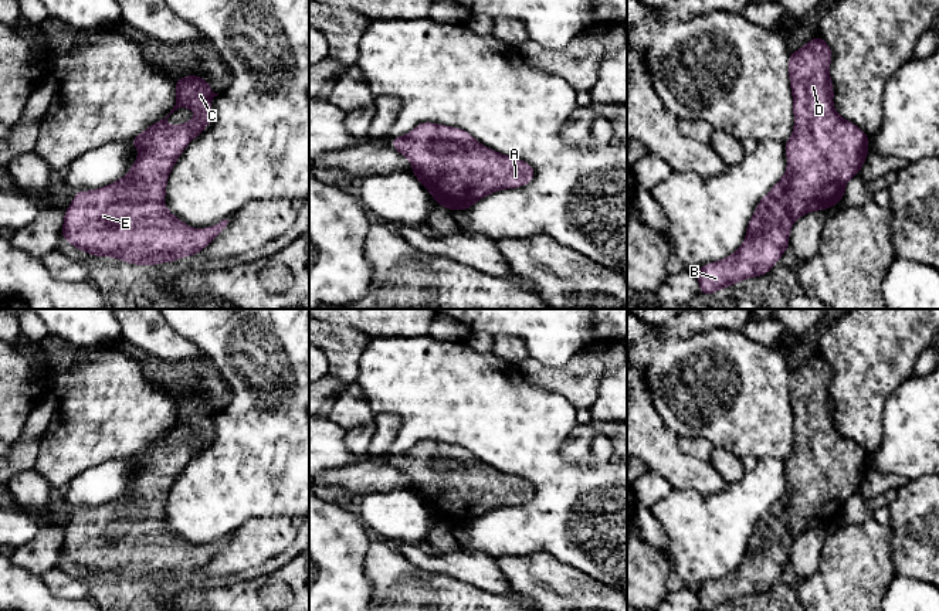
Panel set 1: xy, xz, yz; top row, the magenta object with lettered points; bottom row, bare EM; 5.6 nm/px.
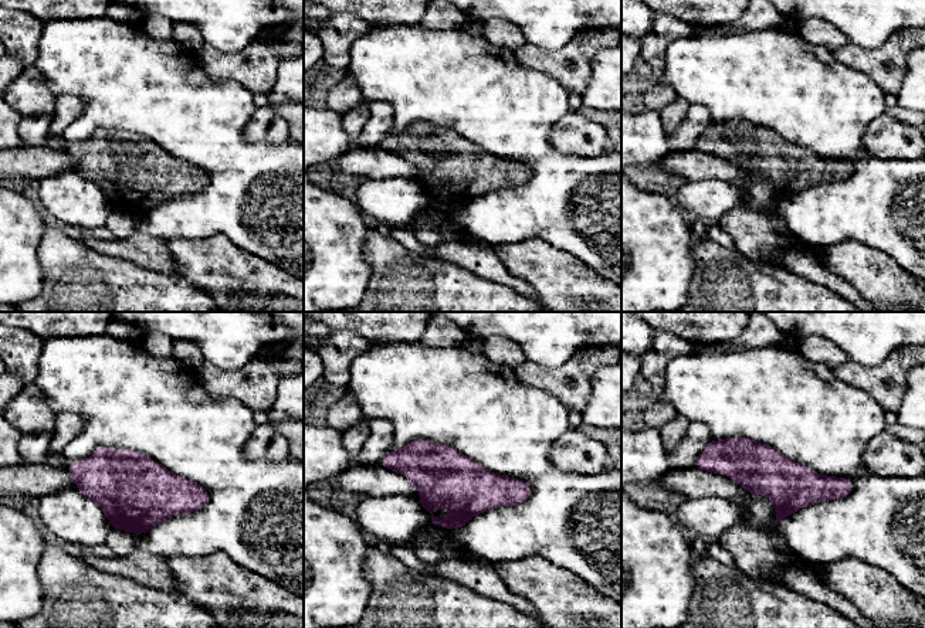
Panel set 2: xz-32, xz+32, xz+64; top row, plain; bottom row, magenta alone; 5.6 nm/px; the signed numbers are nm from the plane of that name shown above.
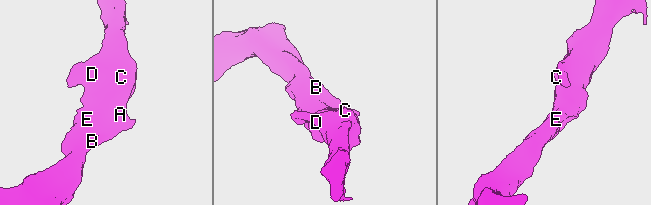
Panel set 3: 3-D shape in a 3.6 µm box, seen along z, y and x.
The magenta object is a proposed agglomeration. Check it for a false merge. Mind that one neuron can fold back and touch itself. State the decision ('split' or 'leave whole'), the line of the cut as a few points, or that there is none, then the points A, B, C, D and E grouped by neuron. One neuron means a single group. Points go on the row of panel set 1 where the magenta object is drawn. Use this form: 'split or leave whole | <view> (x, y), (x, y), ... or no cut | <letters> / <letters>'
leave whole | no cut | A B C D E

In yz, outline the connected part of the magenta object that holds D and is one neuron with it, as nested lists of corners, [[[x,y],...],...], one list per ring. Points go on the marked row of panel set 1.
[[[816,35],[800,50],[790,52],[789,75],[793,94],[794,130],[784,143],[787,170],[757,204],[746,230],[745,242],[728,258],[709,262],[696,272],[701,295],[732,286],[740,279],[766,275],[789,250],[789,232],[793,221],[801,215],[838,204],[845,183],[860,173],[869,152],[868,136],[857,125],[843,119],[833,106],[833,82],[828,67],[833,51]]]

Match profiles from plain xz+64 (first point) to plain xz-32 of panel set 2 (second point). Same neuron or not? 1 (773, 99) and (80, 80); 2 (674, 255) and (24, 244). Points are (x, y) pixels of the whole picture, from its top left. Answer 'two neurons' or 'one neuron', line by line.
1: one neuron
2: one neuron

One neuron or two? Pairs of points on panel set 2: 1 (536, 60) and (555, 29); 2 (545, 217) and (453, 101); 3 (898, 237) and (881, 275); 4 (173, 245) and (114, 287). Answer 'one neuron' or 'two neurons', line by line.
1: two neurons
2: one neuron
3: two neurons
4: two neurons

